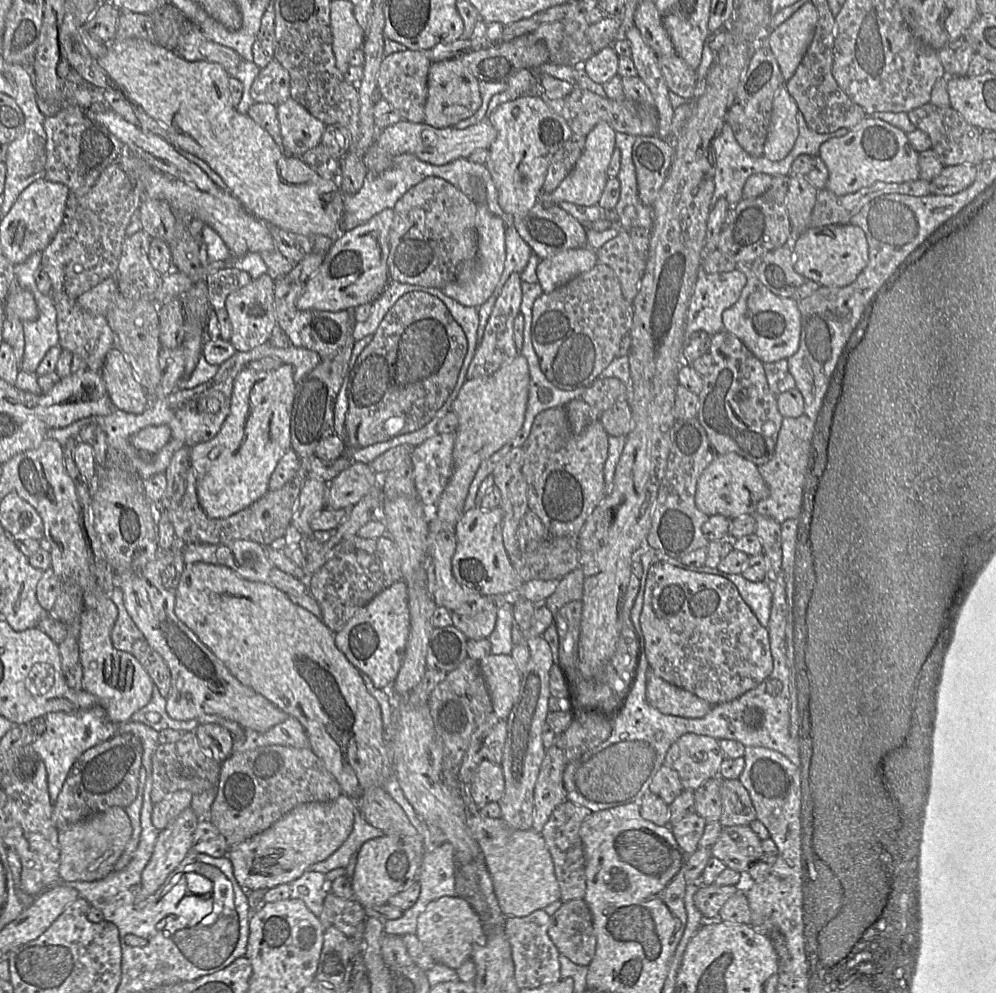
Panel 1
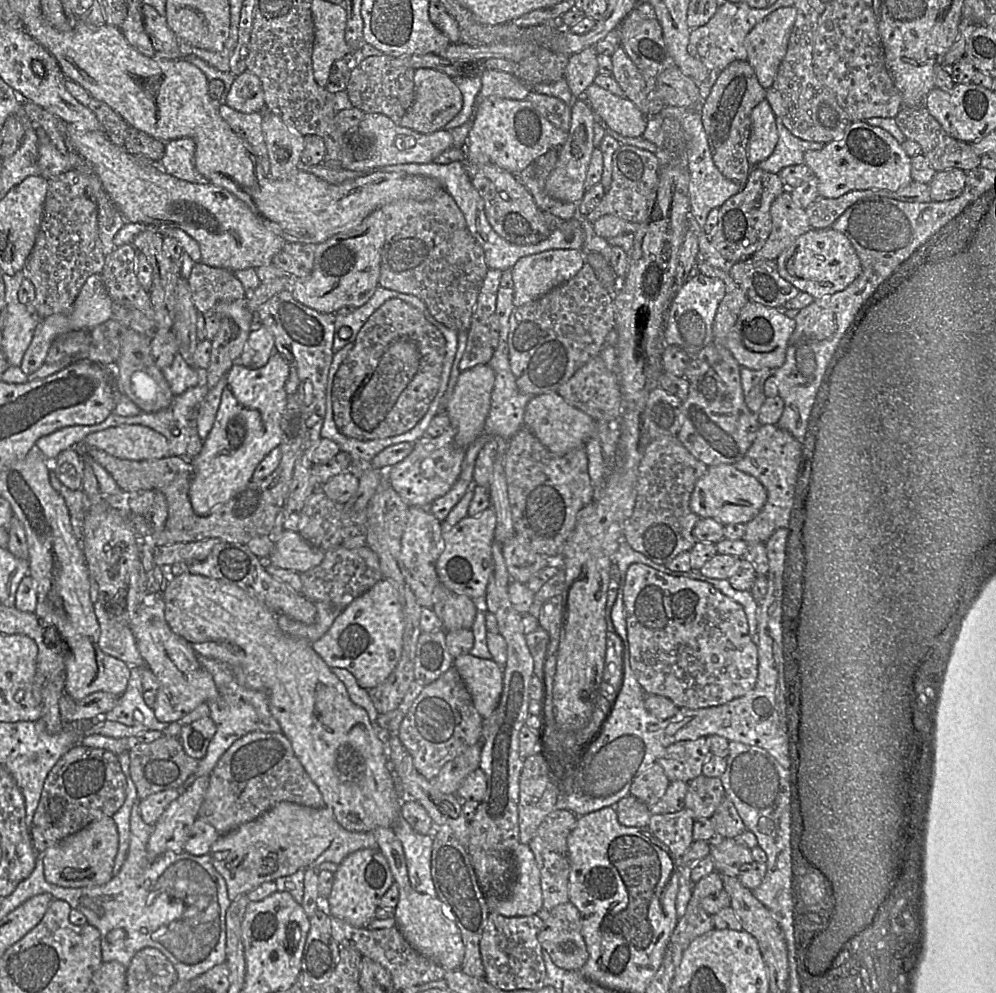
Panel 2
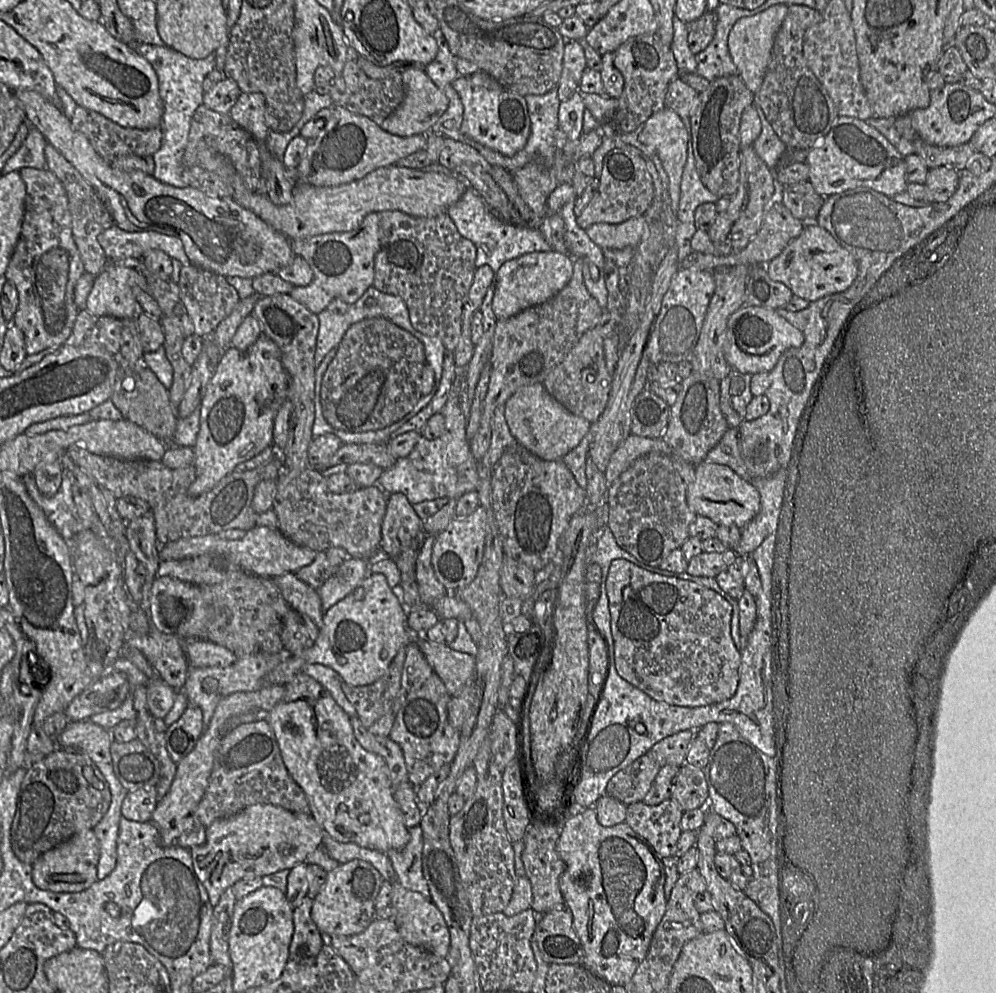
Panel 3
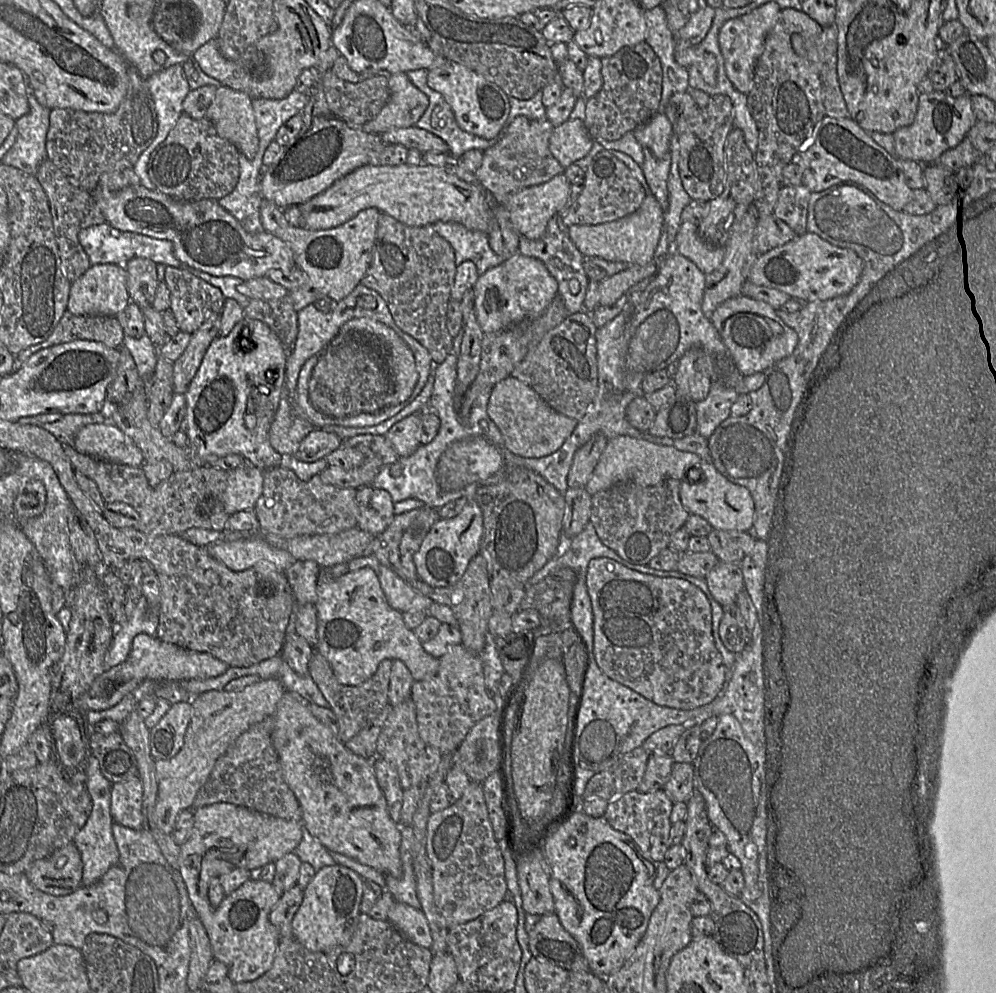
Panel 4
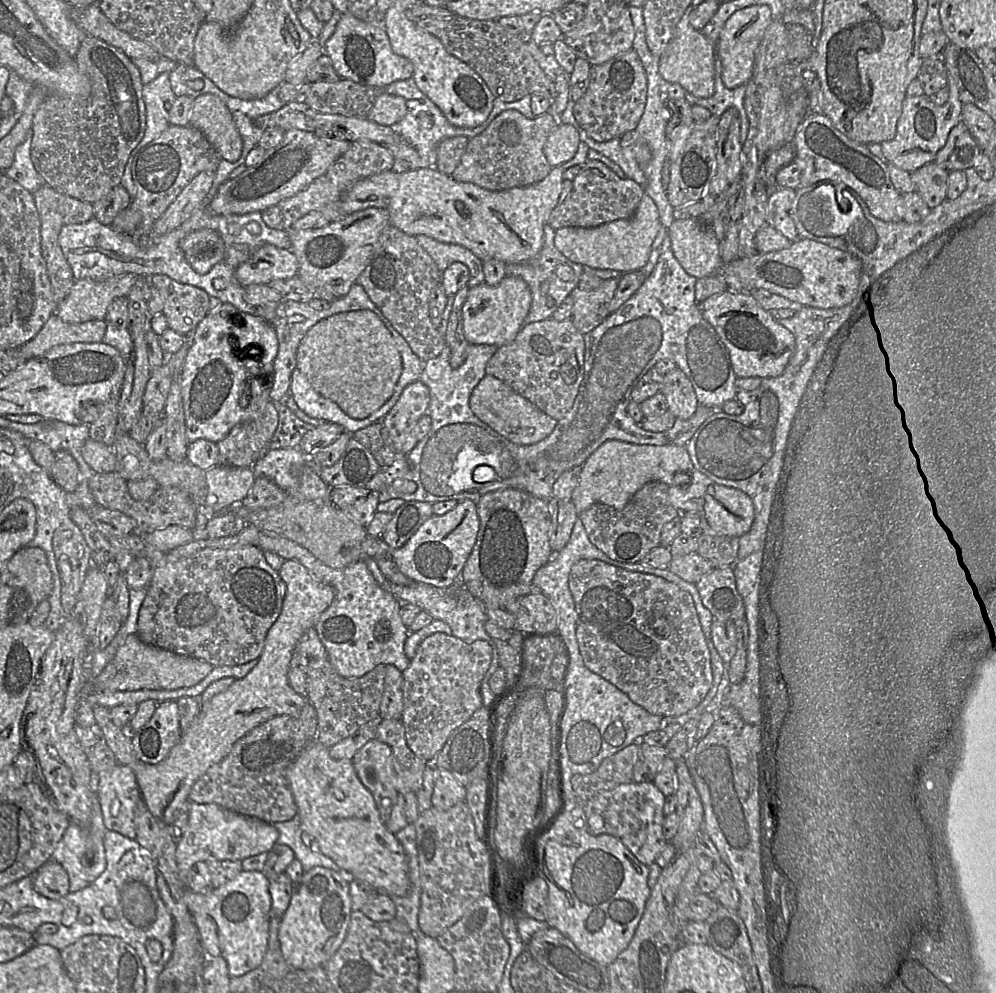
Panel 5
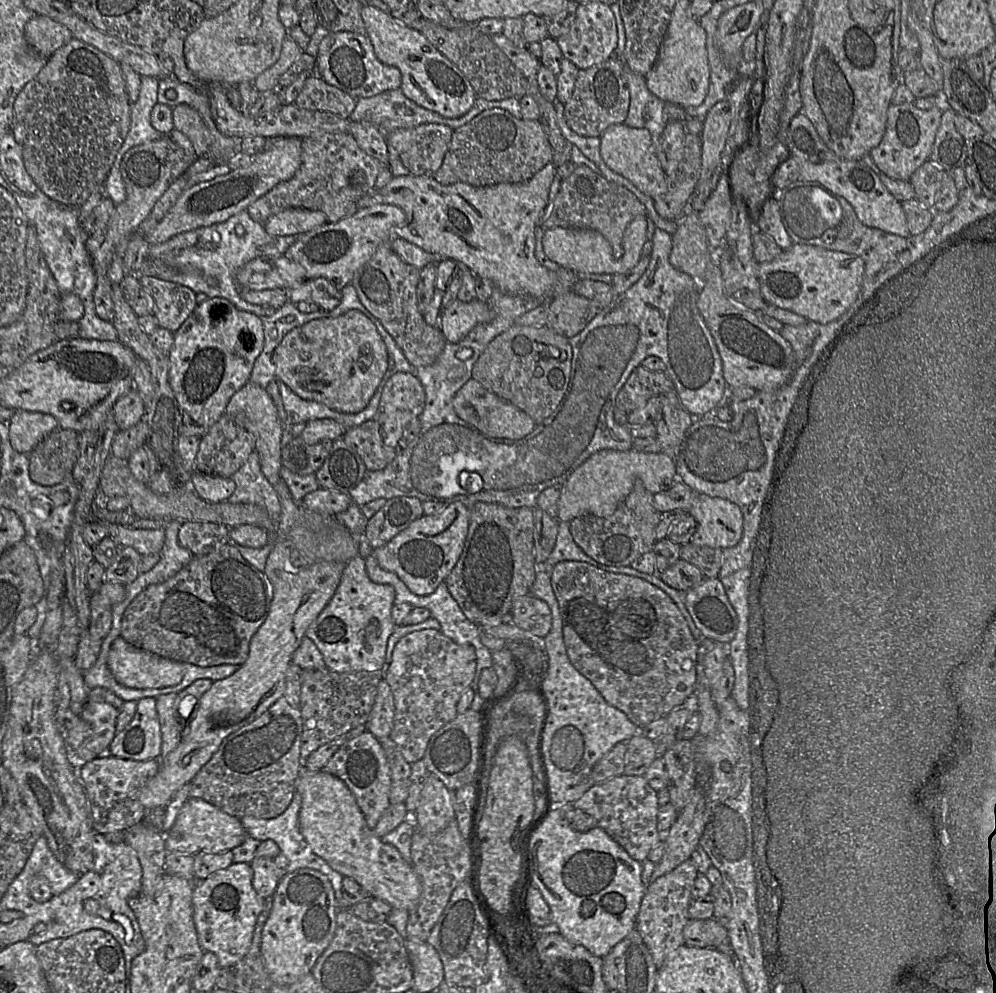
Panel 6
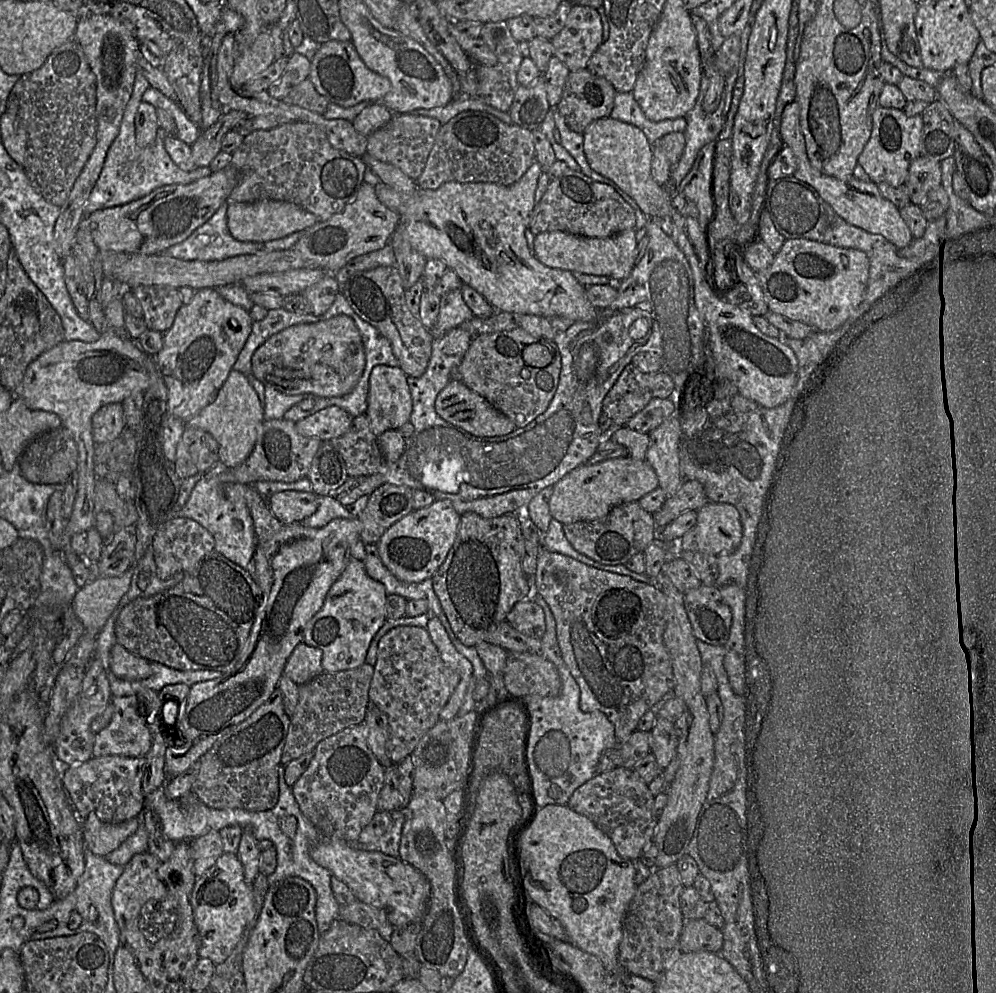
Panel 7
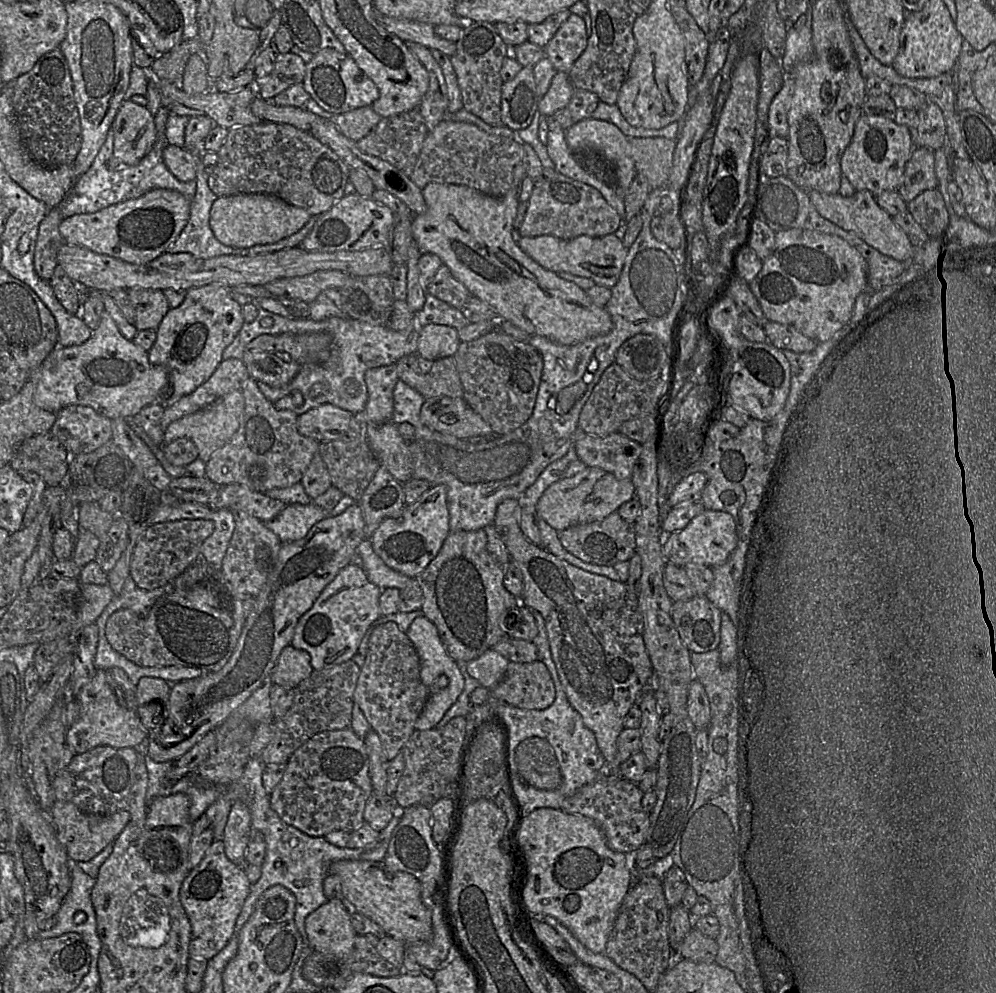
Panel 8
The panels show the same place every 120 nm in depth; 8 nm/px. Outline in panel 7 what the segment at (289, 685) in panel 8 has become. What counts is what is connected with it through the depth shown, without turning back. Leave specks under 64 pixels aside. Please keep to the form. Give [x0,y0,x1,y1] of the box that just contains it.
[283,642,322,685]

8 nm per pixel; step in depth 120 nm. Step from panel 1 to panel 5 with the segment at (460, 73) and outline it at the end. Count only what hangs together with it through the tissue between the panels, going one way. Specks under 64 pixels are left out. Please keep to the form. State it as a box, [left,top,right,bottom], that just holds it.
[367,89,408,126]

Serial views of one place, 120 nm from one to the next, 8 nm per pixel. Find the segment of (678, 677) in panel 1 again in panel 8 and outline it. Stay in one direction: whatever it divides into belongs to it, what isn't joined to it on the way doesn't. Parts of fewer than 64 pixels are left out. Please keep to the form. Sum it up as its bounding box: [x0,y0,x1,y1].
[492,498,654,775]

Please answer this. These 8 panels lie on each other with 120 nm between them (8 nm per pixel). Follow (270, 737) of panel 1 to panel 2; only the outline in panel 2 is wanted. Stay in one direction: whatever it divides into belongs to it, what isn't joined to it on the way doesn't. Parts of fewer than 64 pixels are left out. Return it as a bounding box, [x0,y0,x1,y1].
[195,655,281,778]

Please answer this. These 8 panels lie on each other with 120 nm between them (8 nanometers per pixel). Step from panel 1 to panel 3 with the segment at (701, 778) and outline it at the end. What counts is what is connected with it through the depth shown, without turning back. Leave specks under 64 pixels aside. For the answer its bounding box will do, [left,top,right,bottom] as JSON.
[647,730,696,766]

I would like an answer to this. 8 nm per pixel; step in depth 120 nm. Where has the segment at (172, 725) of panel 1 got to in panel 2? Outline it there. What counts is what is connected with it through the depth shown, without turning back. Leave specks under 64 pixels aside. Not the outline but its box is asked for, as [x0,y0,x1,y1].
[104,666,170,731]

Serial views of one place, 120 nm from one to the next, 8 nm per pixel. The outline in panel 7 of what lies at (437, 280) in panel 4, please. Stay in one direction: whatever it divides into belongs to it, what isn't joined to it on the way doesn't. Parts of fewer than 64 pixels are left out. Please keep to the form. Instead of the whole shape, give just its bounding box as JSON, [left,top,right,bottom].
[340,266,436,378]

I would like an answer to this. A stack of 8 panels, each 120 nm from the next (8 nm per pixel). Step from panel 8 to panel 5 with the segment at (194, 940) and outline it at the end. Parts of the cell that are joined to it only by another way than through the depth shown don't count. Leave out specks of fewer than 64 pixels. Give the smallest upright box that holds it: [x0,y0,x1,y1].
[183,871,272,977]

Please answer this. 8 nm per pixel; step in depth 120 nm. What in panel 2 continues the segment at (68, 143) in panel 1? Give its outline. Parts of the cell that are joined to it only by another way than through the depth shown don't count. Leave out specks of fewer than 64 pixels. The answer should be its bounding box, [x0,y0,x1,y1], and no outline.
[38,143,84,179]

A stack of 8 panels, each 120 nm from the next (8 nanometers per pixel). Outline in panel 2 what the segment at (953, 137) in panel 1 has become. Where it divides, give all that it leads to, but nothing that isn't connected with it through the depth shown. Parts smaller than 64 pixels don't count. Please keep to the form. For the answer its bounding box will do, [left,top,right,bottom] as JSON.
[895,105,980,172]

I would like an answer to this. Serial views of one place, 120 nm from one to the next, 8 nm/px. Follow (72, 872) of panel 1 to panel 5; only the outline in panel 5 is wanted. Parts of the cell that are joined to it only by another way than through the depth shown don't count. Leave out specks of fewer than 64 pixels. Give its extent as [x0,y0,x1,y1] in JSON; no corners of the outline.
[33,859,70,899]

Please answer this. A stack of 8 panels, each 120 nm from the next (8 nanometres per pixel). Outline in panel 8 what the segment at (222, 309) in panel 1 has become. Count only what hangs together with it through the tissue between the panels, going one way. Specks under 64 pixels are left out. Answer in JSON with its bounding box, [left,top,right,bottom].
[127,290,171,330]

